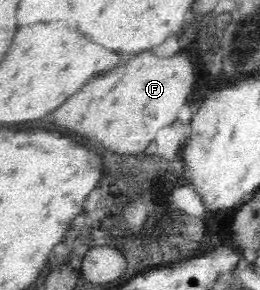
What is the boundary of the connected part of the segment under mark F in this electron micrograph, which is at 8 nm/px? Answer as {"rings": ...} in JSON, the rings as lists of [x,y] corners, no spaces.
{"rings":[[[180,49],[178,54],[168,58],[160,58],[154,52],[142,52],[90,80],[90,84],[52,114],[52,122],[82,140],[86,138],[88,142],[102,144],[114,154],[140,154],[156,138],[156,132],[176,120],[176,114],[186,104],[195,82],[190,50]]]}

